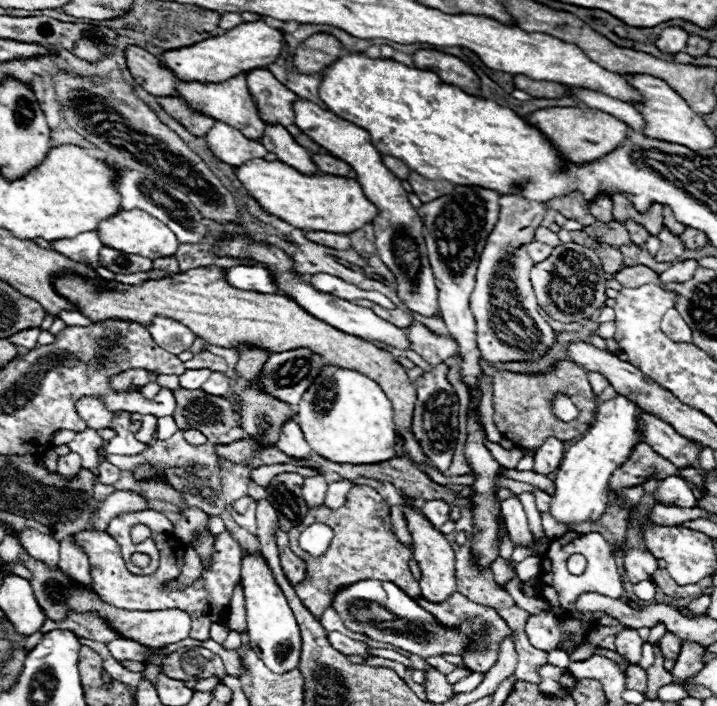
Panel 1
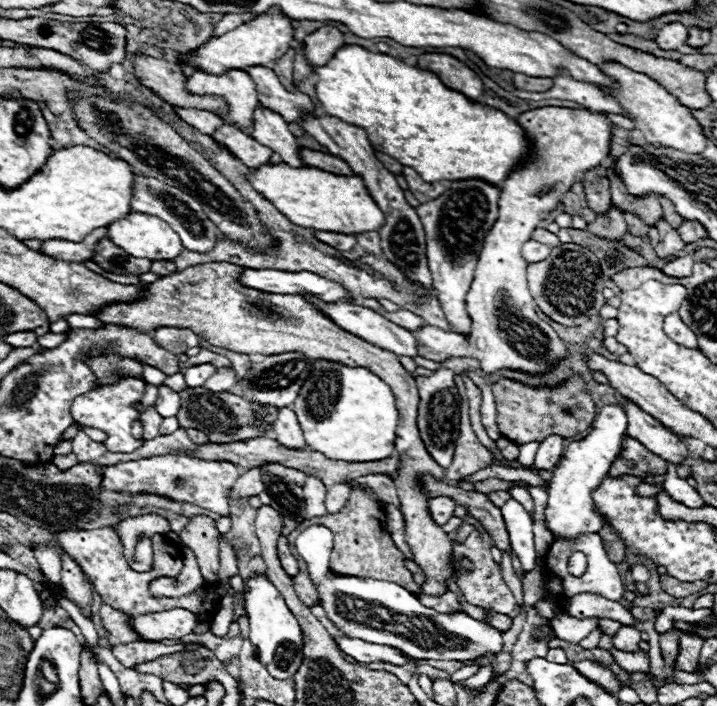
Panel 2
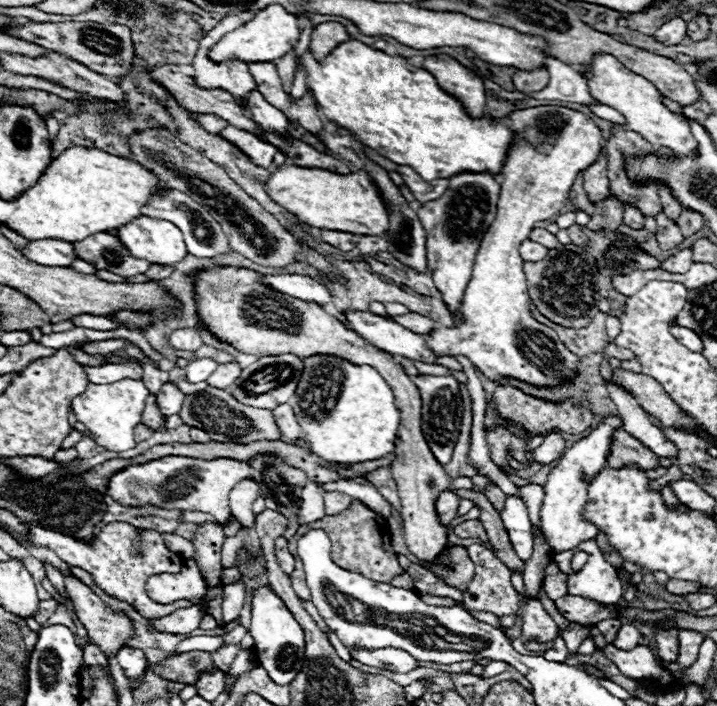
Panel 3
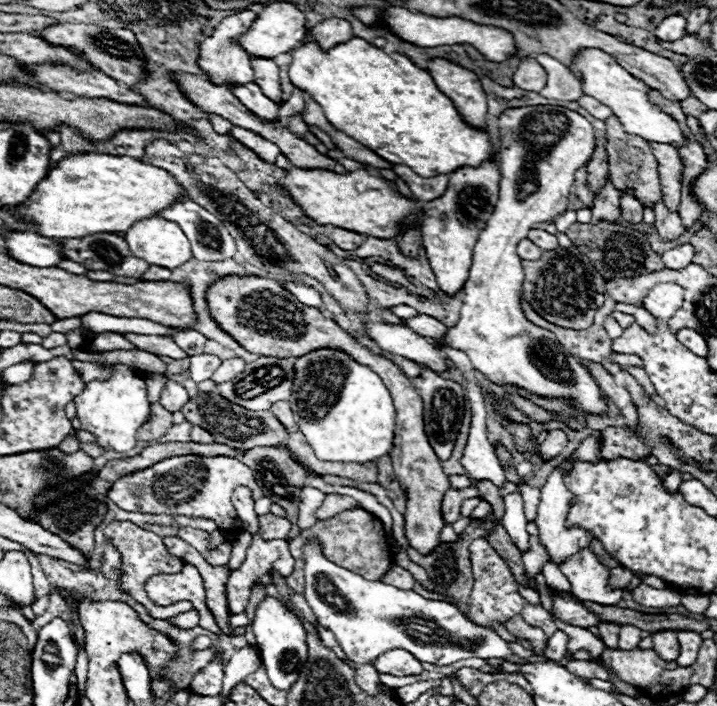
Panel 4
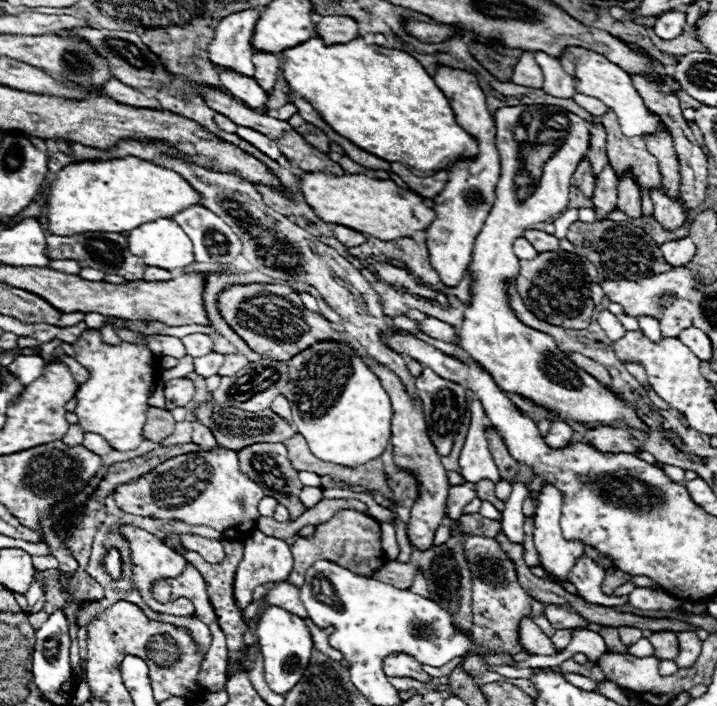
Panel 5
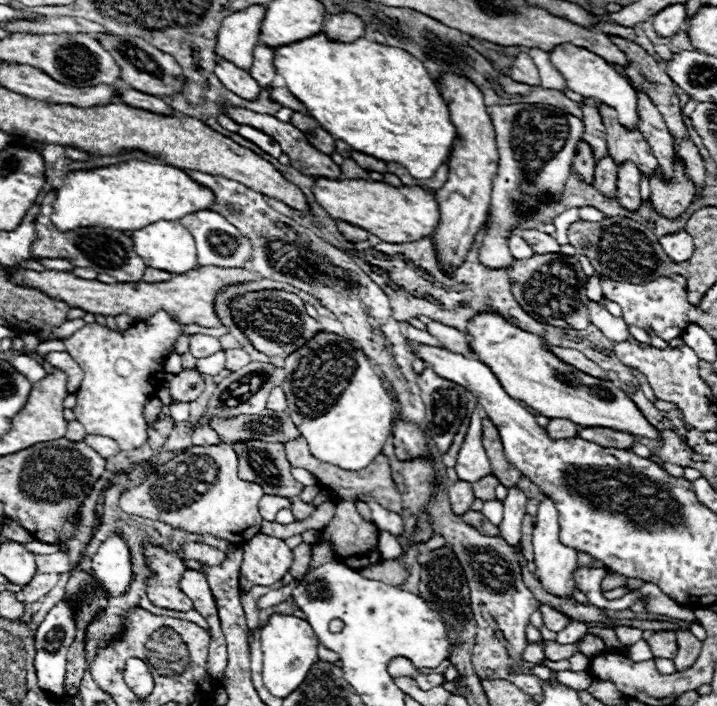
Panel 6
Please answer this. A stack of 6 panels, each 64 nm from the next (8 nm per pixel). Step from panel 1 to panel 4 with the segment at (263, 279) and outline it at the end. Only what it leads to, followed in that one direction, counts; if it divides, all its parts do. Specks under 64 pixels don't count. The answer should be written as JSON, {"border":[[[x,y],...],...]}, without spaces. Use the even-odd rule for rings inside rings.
{"border":[[[282,282],[294,296],[298,296],[298,300],[302,300],[302,304],[306,304],[306,306],[312,306],[312,308],[320,308],[320,294],[316,292],[316,290],[312,290],[312,288],[306,288],[306,286],[302,286],[302,284],[294,284],[294,282],[290,282],[290,284],[286,284],[286,282]]]}

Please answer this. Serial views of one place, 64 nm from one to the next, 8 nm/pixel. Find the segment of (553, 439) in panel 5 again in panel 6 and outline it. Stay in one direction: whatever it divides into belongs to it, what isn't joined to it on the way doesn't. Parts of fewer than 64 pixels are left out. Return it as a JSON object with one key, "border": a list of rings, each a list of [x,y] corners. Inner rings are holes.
{"border":[[[552,418],[550,424],[546,426],[546,432],[550,434],[550,438],[560,440],[560,438],[574,438],[578,434],[578,424],[564,420],[564,418]]]}

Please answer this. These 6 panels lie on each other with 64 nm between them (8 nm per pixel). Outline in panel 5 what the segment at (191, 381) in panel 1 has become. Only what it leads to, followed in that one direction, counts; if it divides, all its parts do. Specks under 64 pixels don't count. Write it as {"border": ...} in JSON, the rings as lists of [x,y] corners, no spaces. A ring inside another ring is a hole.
{"border":[[[210,352],[210,354],[206,354],[206,356],[194,358],[194,372],[196,372],[198,376],[210,378],[210,376],[218,374],[218,370],[220,370],[222,362],[224,362],[224,354]]]}

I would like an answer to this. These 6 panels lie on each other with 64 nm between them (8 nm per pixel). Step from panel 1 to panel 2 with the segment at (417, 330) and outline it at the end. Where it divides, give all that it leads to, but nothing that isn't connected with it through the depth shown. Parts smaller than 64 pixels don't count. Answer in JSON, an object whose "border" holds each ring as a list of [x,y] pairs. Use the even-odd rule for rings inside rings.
{"border":[[[544,106],[522,112],[516,122],[530,138],[532,156],[504,180],[498,200],[498,220],[486,234],[474,270],[474,280],[466,294],[466,312],[472,320],[470,332],[456,334],[436,326],[424,326],[414,332],[424,358],[438,362],[456,356],[474,358],[486,374],[494,374],[504,368],[526,374],[542,374],[568,354],[560,336],[536,316],[536,304],[526,280],[528,262],[522,258],[520,248],[532,238],[538,222],[548,218],[548,214],[560,206],[560,198],[570,190],[574,180],[608,158],[612,144],[612,122],[590,110]],[[548,186],[552,186],[552,190],[544,194]]]}

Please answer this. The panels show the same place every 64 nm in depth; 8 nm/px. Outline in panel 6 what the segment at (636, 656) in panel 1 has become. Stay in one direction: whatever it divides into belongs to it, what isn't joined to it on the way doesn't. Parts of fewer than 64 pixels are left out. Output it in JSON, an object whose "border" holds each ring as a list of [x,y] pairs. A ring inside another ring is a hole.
{"border":[[[616,626],[616,636],[622,642],[622,646],[632,646],[642,638],[642,630],[640,628],[630,628],[630,626]]]}

